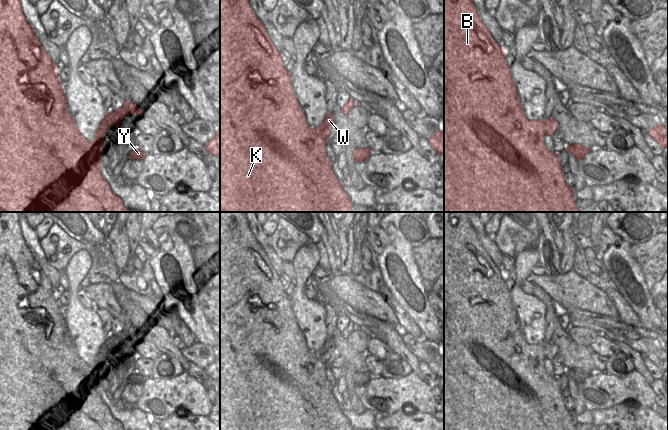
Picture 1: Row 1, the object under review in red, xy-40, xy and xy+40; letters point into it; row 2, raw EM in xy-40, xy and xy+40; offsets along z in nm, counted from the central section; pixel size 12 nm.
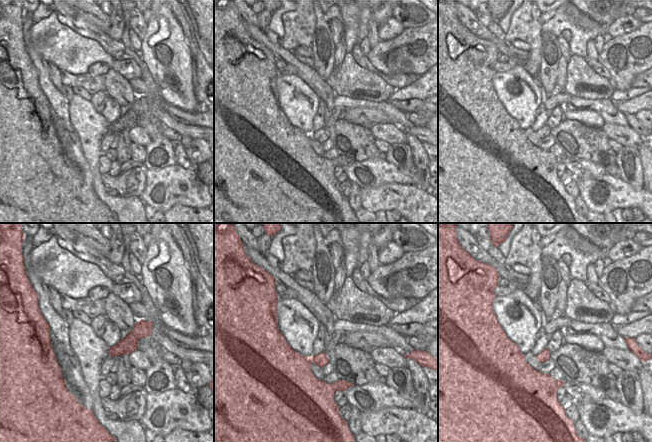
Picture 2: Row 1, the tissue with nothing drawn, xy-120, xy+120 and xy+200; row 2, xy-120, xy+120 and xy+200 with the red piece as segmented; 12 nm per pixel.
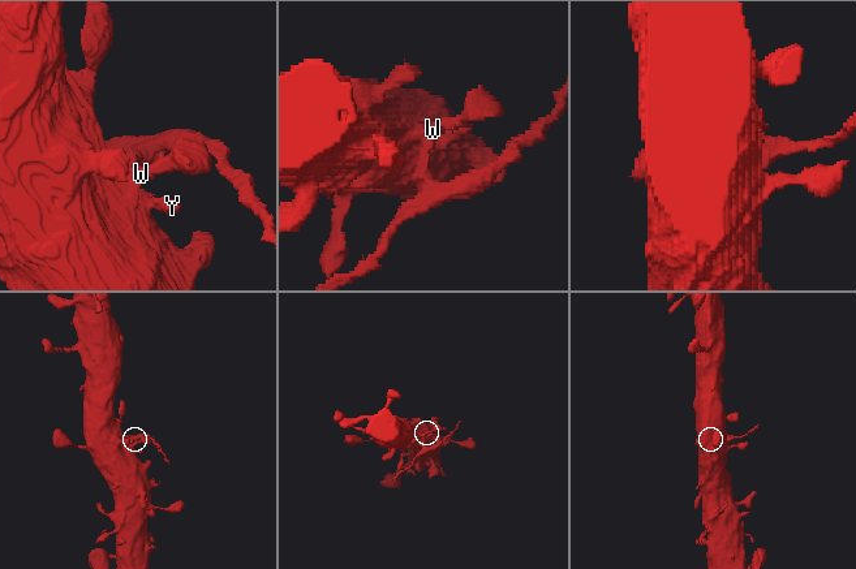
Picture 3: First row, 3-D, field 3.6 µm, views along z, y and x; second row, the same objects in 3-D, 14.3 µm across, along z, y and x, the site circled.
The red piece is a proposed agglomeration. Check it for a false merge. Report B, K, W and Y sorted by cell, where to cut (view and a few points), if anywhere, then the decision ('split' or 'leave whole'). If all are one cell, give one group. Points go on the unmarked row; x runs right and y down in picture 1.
B K Y / W; cut in xy along (320, 350), (320, 357), (327, 361); split

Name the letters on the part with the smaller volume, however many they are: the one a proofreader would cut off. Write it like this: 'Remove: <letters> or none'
Remove: W.

